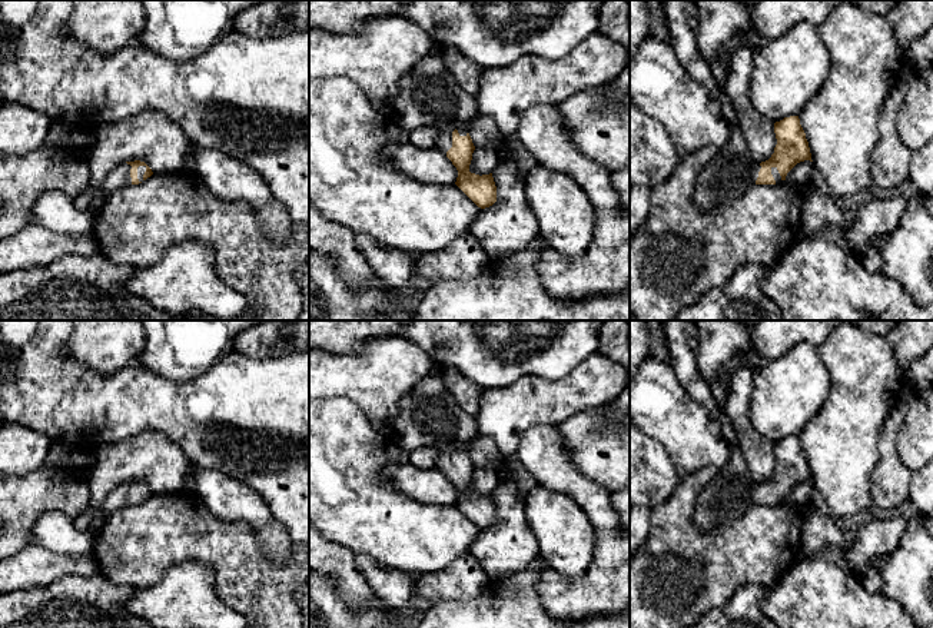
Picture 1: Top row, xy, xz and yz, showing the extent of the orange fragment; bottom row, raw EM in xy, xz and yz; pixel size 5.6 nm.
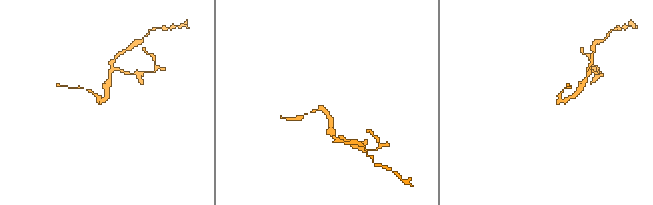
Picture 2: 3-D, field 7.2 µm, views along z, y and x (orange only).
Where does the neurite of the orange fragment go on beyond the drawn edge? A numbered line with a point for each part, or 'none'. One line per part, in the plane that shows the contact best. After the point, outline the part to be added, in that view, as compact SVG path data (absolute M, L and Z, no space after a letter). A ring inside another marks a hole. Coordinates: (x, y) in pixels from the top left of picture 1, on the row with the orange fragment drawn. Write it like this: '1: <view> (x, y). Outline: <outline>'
1: xz (430, 96). Outline: M434 53L422 59L401 82L395 100L394 120L405 130L432 127L438 130L436 149L446 153L452 147L452 132L466 136L466 123L478 114L475 96L464 92L449 69L442 53Z

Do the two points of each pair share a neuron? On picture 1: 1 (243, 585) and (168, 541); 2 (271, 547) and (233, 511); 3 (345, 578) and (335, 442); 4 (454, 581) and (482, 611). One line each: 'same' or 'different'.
1: same
2: same
3: different
4: different

